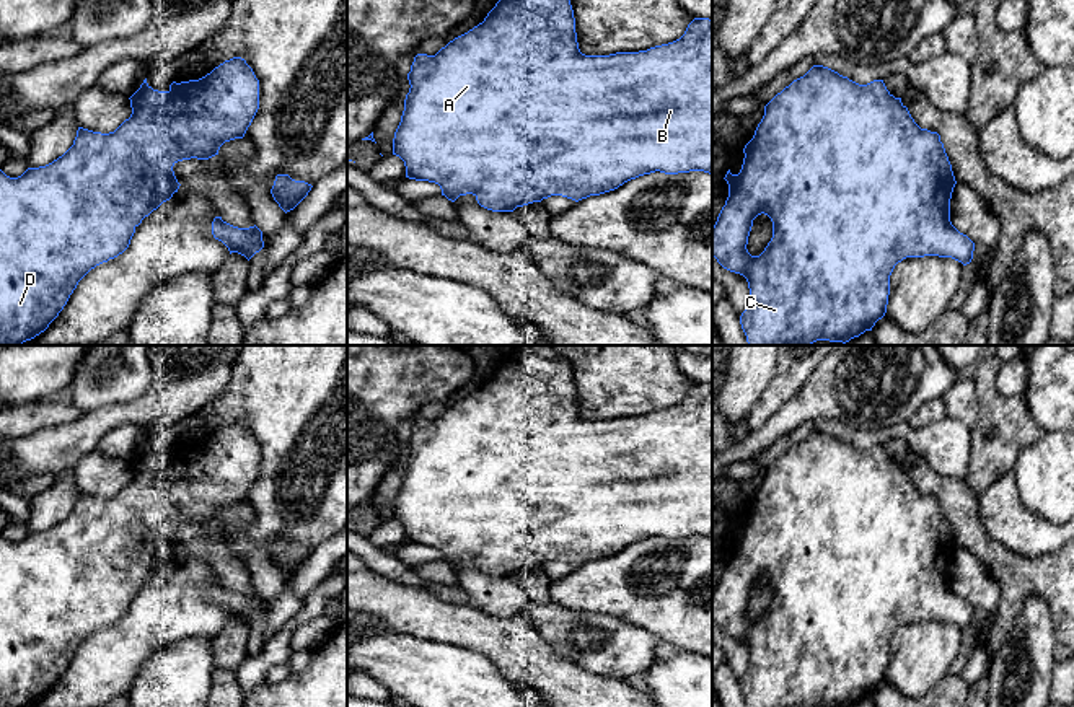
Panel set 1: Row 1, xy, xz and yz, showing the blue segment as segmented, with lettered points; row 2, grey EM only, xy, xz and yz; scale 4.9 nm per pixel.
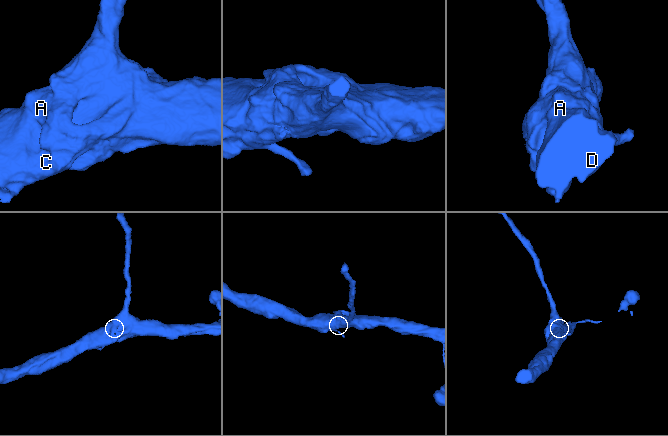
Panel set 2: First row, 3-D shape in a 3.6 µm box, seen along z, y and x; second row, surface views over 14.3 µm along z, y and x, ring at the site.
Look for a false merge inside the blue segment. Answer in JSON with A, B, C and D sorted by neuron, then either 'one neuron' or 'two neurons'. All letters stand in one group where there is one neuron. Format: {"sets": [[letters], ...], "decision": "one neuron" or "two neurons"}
{"sets": [["A", "B", "C", "D"]], "decision": "one neuron"}

